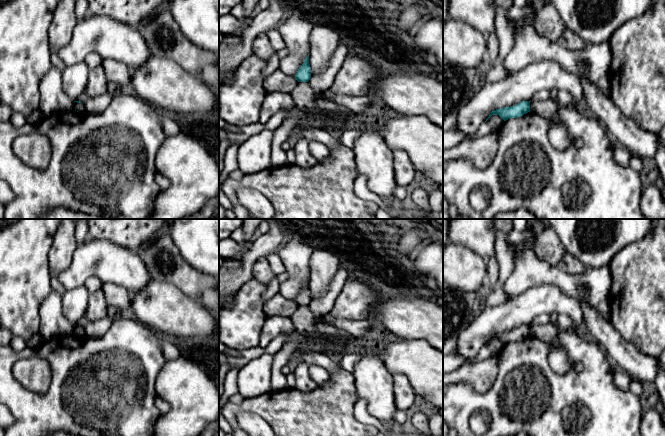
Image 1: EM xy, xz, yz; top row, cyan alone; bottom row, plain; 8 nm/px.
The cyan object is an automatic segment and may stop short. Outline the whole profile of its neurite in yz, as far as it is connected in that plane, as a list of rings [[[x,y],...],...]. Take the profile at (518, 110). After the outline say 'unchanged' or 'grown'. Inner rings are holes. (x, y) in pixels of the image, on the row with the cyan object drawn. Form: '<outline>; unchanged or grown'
[[[522,101],[514,106],[510,107],[504,107],[500,109],[496,109],[491,112],[489,117],[486,119],[486,121],[492,116],[492,115],[499,115],[504,121],[511,119],[511,118],[518,118],[523,116],[524,114],[530,112],[530,102],[531,101]]]; unchanged

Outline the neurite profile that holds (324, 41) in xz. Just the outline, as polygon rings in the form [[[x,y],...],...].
[[[316,25],[310,34],[309,64],[311,77],[321,74],[338,48],[340,37],[326,25]]]

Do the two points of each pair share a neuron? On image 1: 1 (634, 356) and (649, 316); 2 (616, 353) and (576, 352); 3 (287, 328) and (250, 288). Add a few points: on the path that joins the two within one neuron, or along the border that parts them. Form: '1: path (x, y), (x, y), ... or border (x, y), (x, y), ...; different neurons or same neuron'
1: border (619, 334), (641, 352), (654, 357); different neurons
2: border (594, 340), (613, 364); different neurons
3: border (267, 317), (262, 326), (259, 339); different neurons

